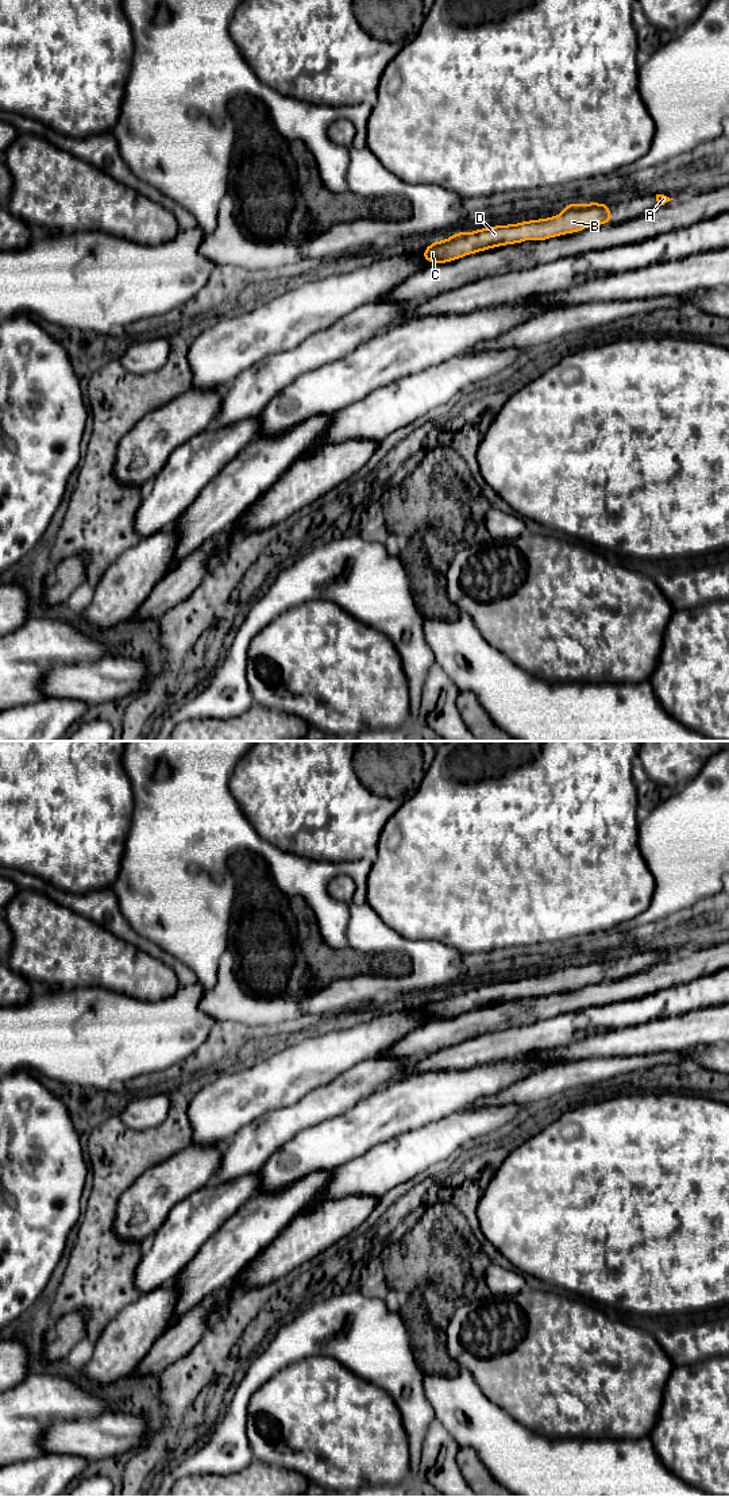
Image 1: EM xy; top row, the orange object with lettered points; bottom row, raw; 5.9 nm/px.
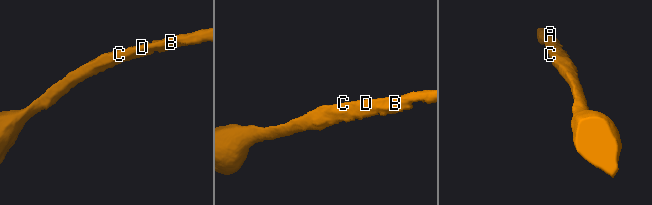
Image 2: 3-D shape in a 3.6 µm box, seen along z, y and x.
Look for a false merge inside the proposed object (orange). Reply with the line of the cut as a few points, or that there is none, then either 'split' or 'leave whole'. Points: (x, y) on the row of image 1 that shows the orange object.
cut none; leave whole

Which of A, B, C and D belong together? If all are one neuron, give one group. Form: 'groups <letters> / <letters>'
groups A B C D

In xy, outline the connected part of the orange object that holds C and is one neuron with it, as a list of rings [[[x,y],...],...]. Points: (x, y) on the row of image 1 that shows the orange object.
[[[589,202],[585,207],[567,204],[564,211],[555,217],[490,227],[470,234],[456,232],[444,242],[433,242],[424,250],[423,256],[431,263],[451,262],[491,247],[521,243],[528,238],[544,240],[605,223],[613,223],[608,204]]]

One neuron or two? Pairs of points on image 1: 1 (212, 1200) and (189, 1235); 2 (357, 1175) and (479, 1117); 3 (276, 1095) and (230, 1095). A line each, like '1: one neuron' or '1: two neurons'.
1: one neuron
2: one neuron
3: one neuron

